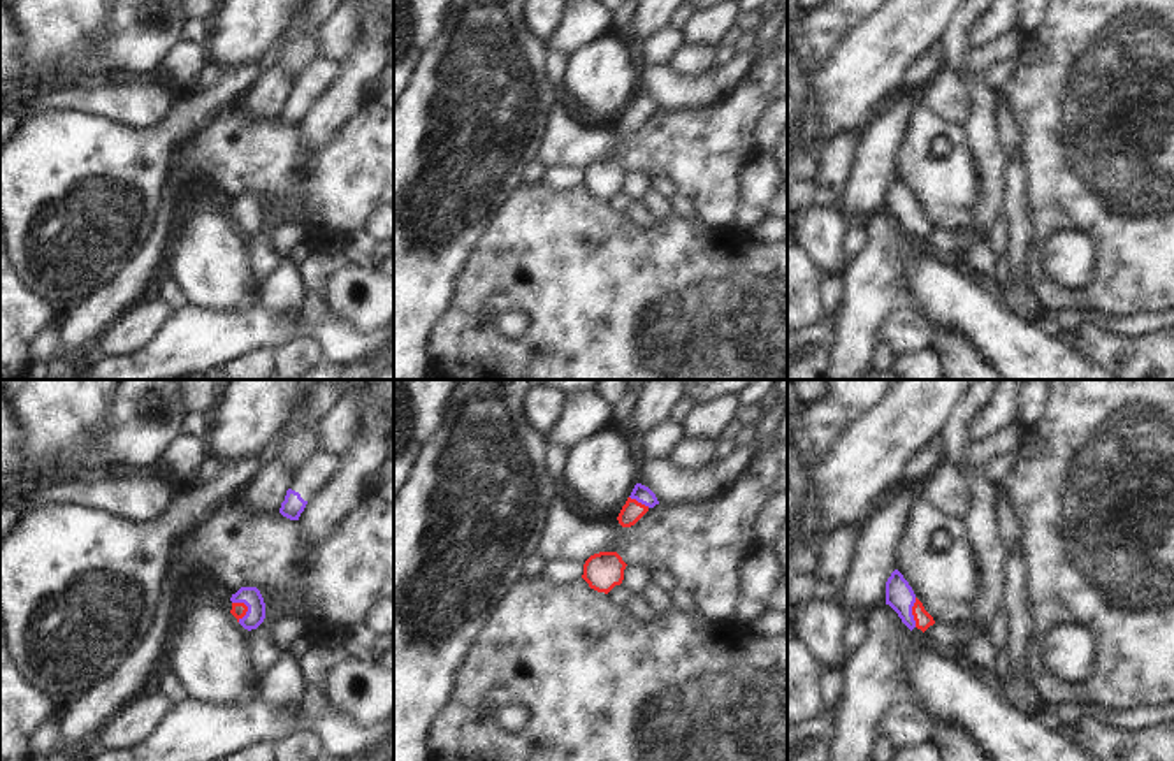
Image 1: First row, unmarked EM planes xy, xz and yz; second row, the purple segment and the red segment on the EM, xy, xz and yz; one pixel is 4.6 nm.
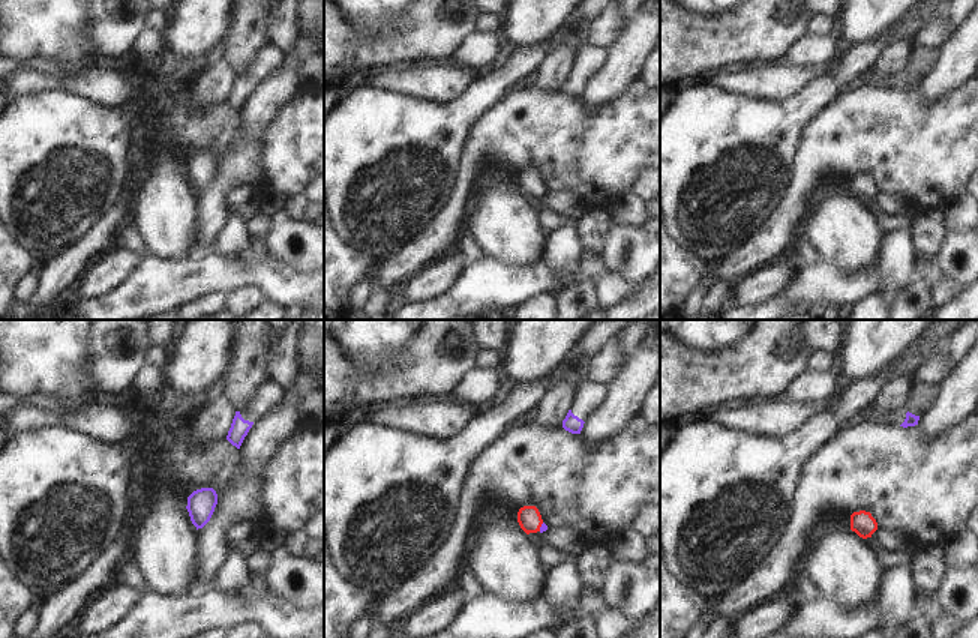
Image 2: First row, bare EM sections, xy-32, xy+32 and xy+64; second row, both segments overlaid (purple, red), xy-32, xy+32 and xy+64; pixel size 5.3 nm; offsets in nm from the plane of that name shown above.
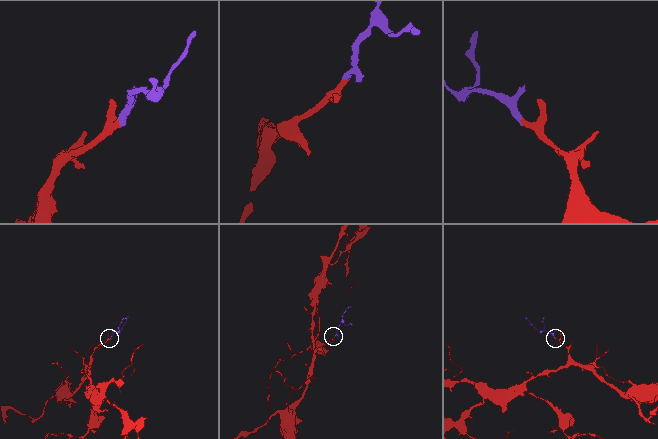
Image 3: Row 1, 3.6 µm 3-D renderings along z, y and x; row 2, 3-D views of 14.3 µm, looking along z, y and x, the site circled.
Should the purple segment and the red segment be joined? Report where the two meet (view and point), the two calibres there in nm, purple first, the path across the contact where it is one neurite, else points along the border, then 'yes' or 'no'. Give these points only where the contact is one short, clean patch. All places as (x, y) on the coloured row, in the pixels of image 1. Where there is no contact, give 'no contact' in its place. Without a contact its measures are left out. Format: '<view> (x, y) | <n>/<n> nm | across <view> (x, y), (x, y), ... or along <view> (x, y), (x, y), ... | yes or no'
xy (246, 605) | 90/70 nm | across xy (250, 596), (246, 605), (238, 610) | yes

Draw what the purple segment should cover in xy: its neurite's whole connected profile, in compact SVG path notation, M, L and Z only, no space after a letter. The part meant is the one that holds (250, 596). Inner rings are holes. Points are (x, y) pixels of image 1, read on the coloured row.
M241 587L236 594L232 594L230 601L230 613L244 629L257 629L264 622L265 603L257 587Z

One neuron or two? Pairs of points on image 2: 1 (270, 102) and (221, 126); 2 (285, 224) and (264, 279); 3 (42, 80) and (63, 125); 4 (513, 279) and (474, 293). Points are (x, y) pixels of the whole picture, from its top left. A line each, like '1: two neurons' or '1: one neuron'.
1: two neurons
2: two neurons
3: two neurons
4: one neuron

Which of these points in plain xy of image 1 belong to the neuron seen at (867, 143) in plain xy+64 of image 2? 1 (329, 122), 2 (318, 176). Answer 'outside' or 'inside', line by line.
1: outside
2: inside

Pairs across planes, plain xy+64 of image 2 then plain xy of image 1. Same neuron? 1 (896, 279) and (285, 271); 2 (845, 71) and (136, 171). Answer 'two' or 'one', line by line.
1: one
2: one

